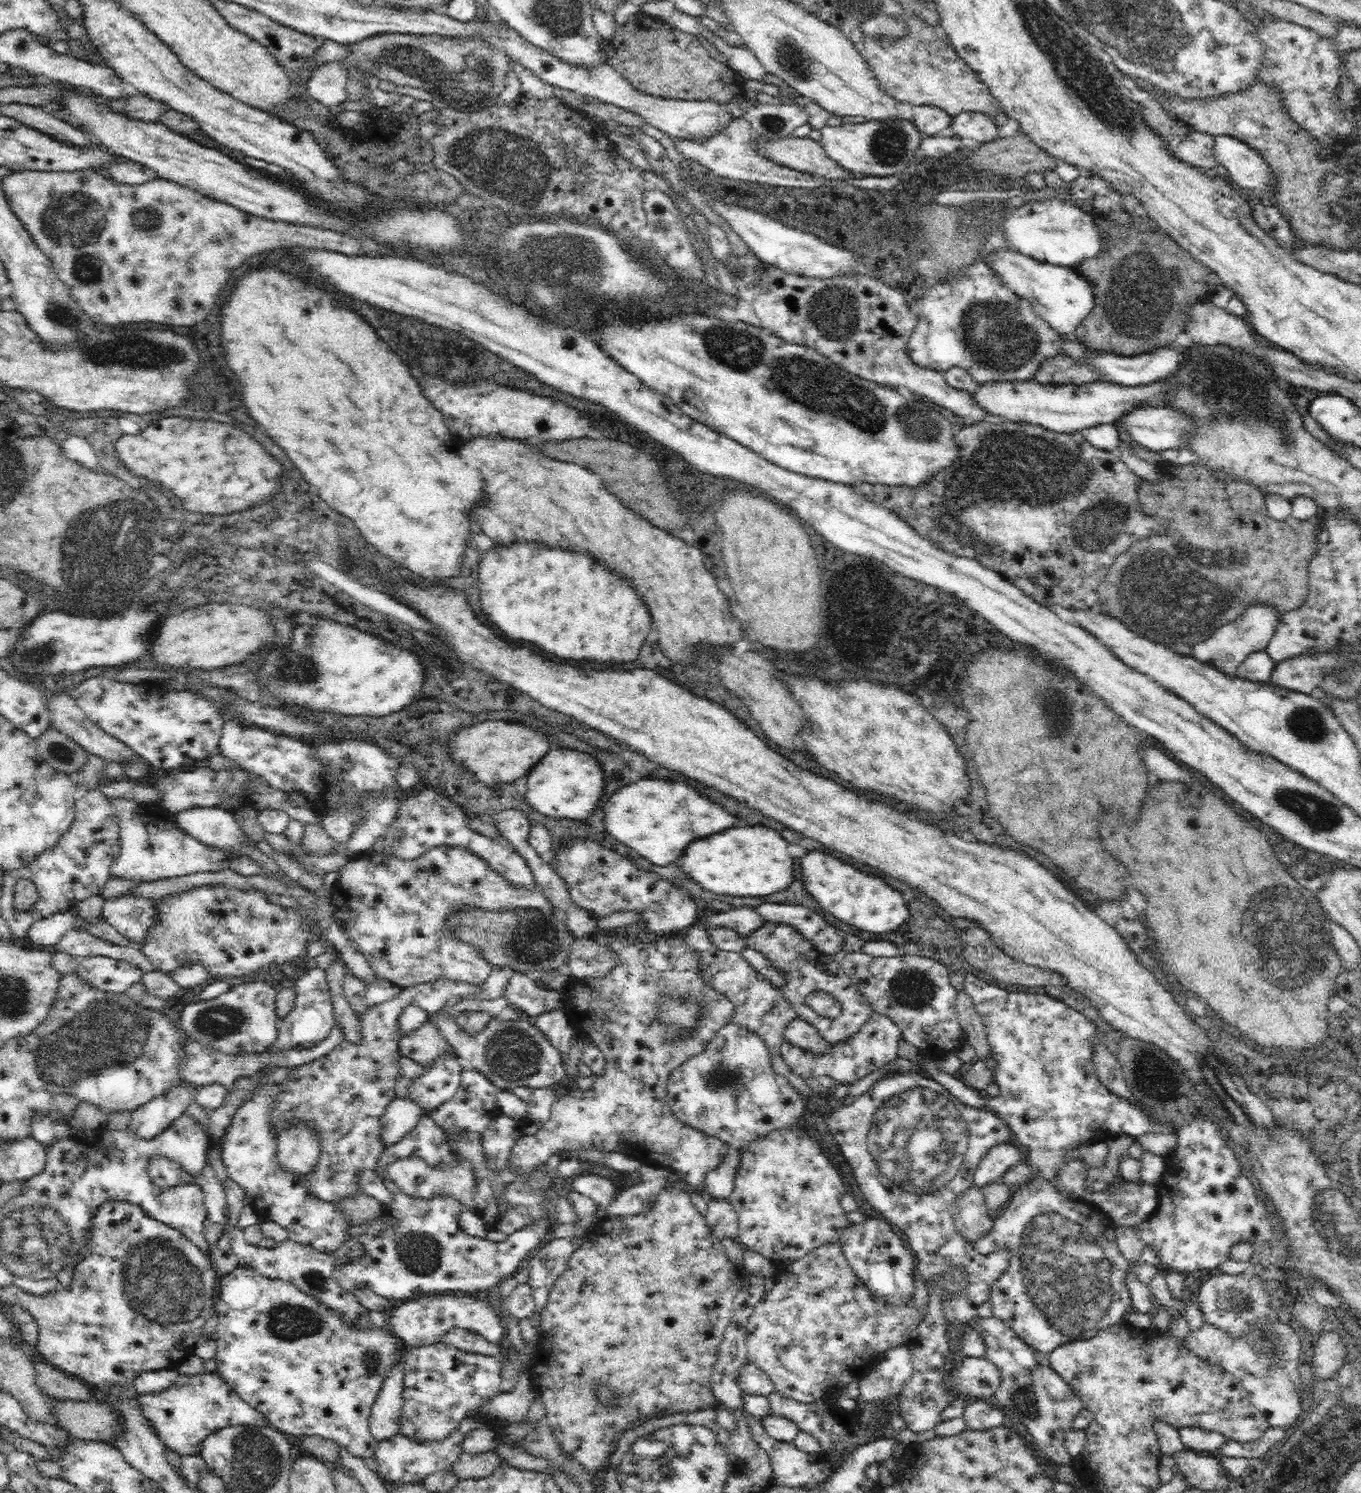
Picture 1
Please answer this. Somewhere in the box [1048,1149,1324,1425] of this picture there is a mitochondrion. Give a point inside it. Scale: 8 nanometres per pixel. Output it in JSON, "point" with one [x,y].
{"point":[1274,1362]}

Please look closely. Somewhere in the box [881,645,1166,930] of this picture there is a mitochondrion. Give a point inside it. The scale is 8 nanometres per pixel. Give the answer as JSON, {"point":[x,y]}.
{"point":[1056,699]}

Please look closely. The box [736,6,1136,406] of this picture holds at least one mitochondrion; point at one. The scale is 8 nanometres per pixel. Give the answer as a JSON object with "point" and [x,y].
{"point":[998,334]}

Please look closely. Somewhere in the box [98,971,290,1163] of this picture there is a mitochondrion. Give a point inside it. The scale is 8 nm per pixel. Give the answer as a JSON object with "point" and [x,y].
{"point":[221,1021]}

